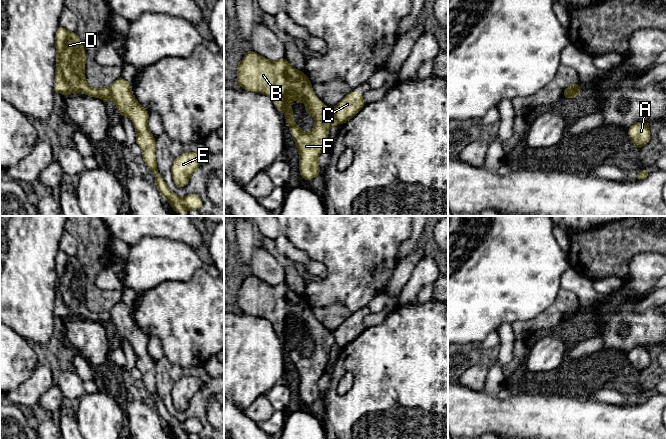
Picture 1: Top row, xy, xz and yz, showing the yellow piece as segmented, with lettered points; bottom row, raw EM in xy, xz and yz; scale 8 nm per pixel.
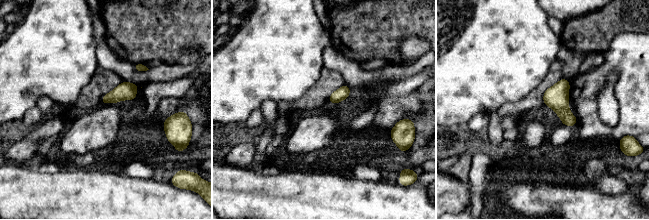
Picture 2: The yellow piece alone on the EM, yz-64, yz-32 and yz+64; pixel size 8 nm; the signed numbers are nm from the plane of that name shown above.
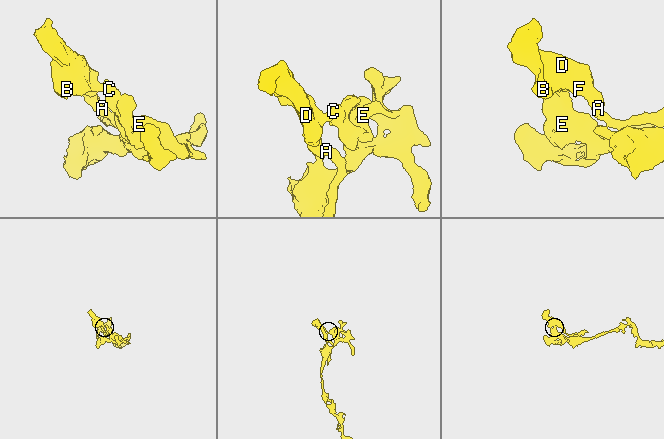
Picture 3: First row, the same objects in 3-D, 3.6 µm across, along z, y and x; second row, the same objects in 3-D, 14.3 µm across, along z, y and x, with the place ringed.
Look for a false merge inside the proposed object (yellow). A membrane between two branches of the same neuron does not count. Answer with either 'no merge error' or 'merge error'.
merge error

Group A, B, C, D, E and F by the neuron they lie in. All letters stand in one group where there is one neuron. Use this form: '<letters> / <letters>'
A B D F / C E

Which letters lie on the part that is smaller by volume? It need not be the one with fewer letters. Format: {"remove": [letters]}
{"remove": ["A", "B", "D", "F"]}

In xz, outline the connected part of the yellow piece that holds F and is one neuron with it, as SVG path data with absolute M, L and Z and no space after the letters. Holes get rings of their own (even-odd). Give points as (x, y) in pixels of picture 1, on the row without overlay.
M247 274L237 290L241 312L269 320L275 332L284 336L289 354L299 375L299 395L307 405L320 398L318 380L325 373L330 352L336 347L333 333L328 333L312 315L304 296L292 291L285 282L272 285ZM290 324L306 328L305 337L315 342L311 356L302 355L293 344Z

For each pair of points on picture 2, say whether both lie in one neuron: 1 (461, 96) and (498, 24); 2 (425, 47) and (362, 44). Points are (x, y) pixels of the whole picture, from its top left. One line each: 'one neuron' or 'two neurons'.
1: one neuron
2: two neurons

